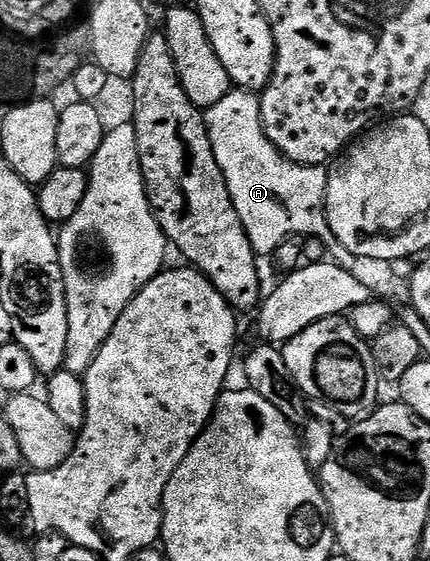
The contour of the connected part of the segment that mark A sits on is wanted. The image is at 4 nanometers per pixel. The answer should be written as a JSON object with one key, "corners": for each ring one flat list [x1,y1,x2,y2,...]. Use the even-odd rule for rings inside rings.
{"corners":[[234,88,228,96,224,96,224,100,220,100,220,104,212,104,212,108,204,114,216,164,220,164,220,172,228,184,236,216,240,216,240,224,244,224,244,232,255,254,259,256,274,254,293,234,302,234,301,236,323,239,329,257,338,265,349,267,355,261,355,256,352,252,348,252,348,248,344,248,344,244,340,244,340,240,336,240,326,219,327,171,320,166,302,166,291,158,285,158,264,132,260,116,261,107,257,93]]}

